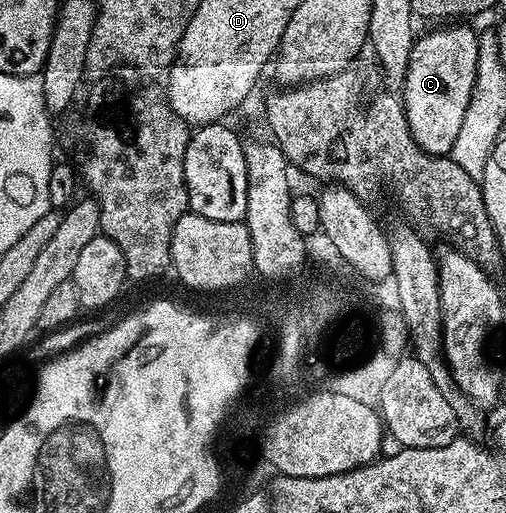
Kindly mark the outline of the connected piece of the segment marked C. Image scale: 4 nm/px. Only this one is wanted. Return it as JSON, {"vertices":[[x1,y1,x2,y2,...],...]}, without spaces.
{"vertices":[[444,25,435,26,435,27,438,27,435,29,435,31,430,31,427,33,427,35,419,34,417,36,417,38,415,38,414,48,412,49,412,53,410,54,410,60,408,61,408,73,406,74,406,84,402,86,402,90,400,92,400,102,401,102,402,106,406,108,406,128,408,128,408,130,410,130,410,135,416,141,416,145,418,146,418,149,420,151,426,152,426,154,431,157,449,156,450,150,452,149,452,145,456,145,456,136,460,133,460,125,464,121,464,112,466,112,466,110,468,110,468,101,472,97,472,89,474,88,474,82,476,81,476,65,478,64,478,41,480,38,479,32,477,32,477,33,474,32,473,29,470,27,440,27,440,26,444,26]]}

